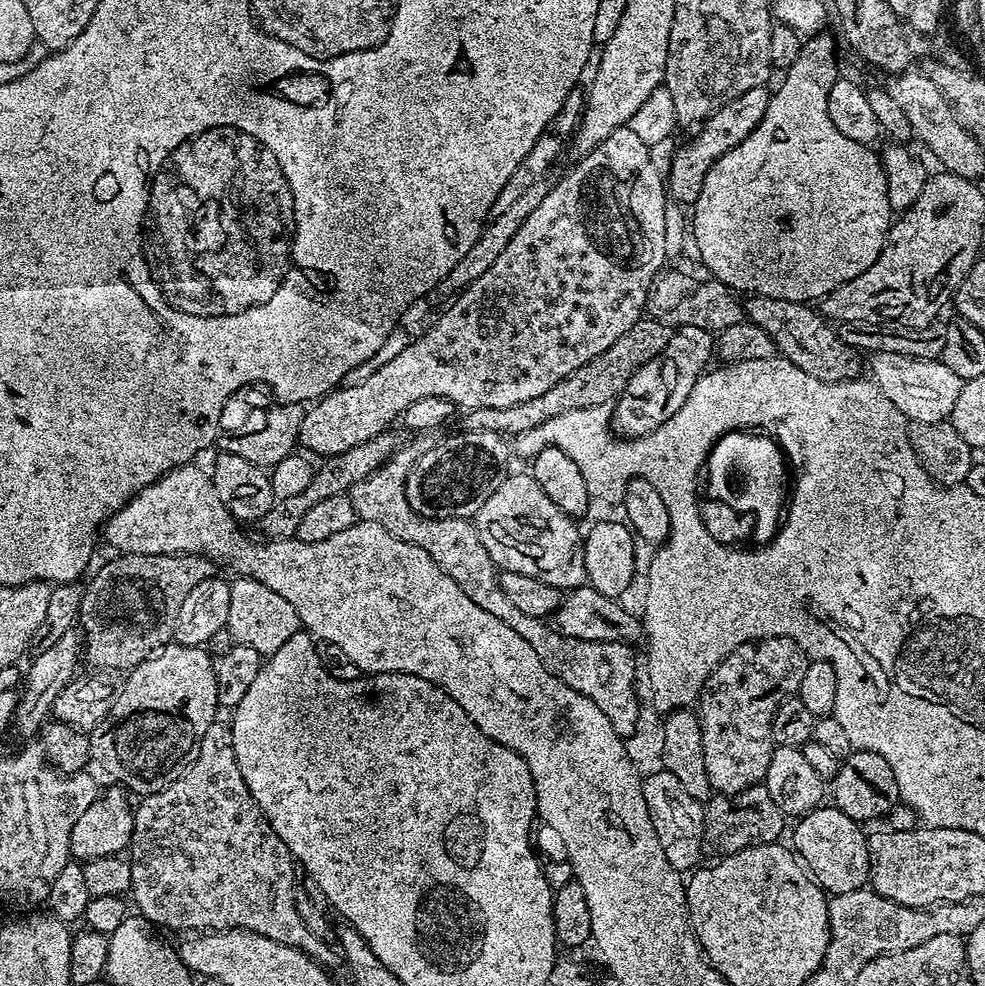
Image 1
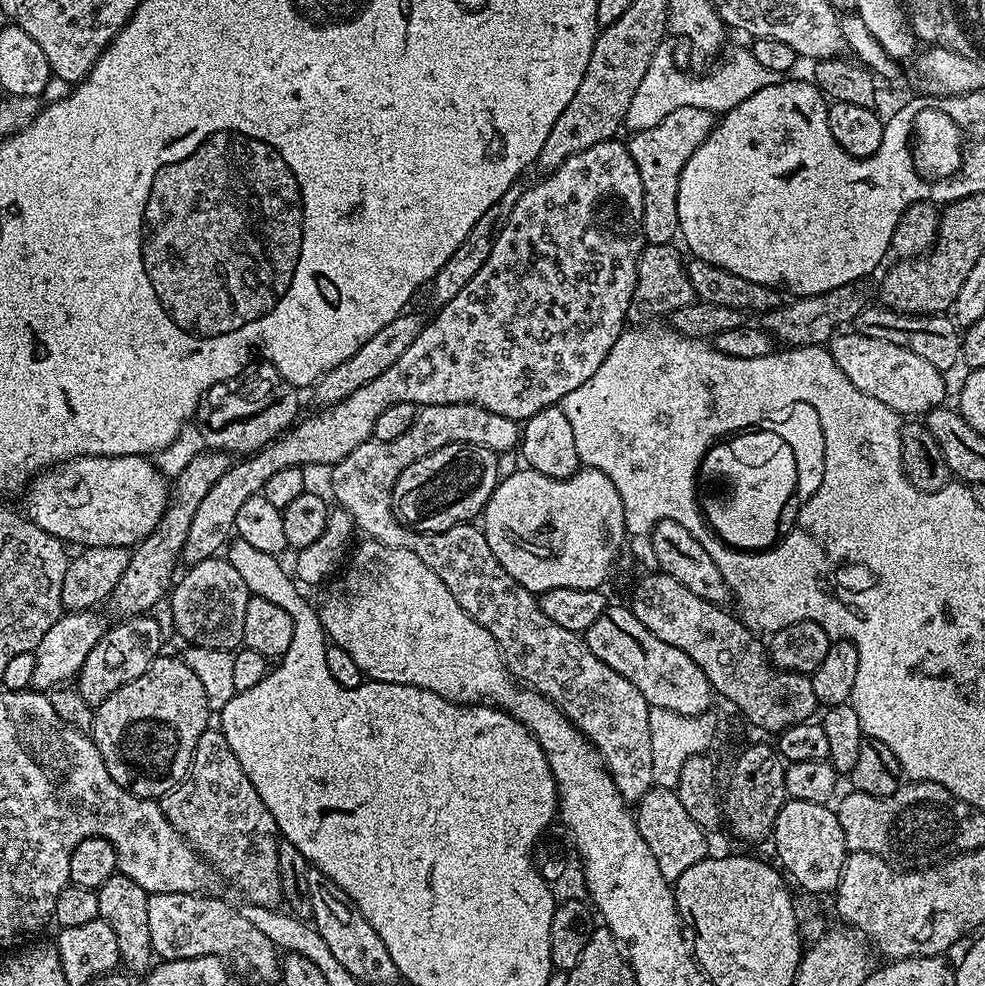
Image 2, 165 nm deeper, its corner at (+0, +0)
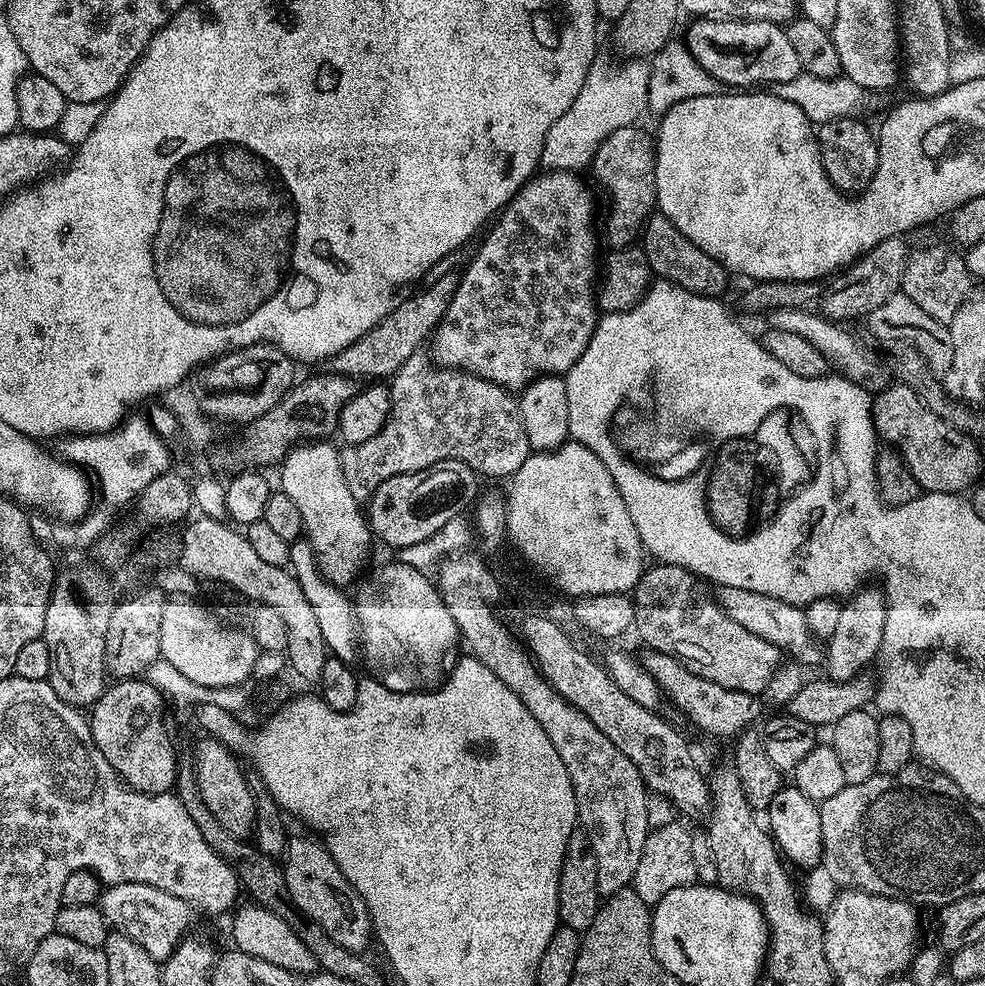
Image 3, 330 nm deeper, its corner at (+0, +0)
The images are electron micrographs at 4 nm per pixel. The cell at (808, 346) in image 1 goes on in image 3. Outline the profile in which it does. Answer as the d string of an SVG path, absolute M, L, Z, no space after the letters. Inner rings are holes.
M658 210L653 211L644 223L642 247L653 277L674 282L682 286L682 290L690 290L694 294L717 298L725 295L723 292L727 290L730 279L728 269L723 268L714 258L710 258L710 254L698 250L698 246L686 239L682 230L678 230L678 226L674 226L674 222L670 222L670 218L666 218Z

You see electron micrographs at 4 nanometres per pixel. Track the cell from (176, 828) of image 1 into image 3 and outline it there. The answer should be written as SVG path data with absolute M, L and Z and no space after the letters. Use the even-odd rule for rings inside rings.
M203 738L196 744L196 749L190 752L192 765L196 768L198 790L202 790L202 802L210 806L210 814L226 826L235 836L244 836L251 833L252 823L256 817L254 798L256 797L253 785L248 785L244 772L240 769L241 761L220 740Z

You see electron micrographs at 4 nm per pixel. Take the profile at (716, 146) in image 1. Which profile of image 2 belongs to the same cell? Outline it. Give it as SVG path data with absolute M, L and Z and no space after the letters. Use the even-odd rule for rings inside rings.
M682 106L666 114L658 126L650 126L650 130L631 133L627 141L628 152L634 158L634 166L638 166L638 178L642 178L644 191L644 213L642 226L644 239L648 244L672 244L677 239L680 223L678 222L678 178L682 174L682 166L690 162L690 154L706 142L714 127L713 113L706 108Z

